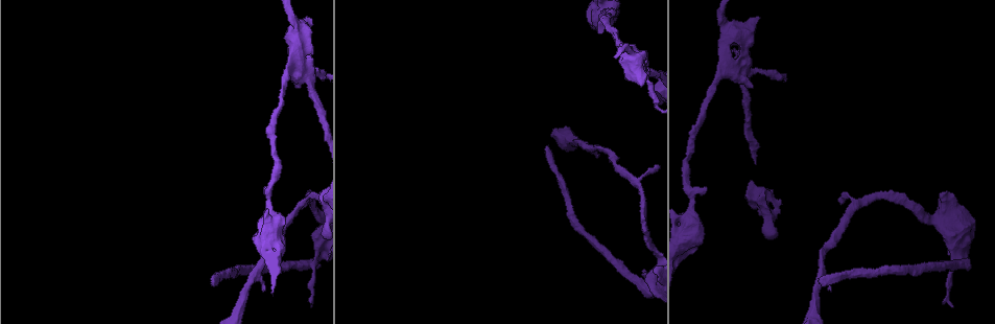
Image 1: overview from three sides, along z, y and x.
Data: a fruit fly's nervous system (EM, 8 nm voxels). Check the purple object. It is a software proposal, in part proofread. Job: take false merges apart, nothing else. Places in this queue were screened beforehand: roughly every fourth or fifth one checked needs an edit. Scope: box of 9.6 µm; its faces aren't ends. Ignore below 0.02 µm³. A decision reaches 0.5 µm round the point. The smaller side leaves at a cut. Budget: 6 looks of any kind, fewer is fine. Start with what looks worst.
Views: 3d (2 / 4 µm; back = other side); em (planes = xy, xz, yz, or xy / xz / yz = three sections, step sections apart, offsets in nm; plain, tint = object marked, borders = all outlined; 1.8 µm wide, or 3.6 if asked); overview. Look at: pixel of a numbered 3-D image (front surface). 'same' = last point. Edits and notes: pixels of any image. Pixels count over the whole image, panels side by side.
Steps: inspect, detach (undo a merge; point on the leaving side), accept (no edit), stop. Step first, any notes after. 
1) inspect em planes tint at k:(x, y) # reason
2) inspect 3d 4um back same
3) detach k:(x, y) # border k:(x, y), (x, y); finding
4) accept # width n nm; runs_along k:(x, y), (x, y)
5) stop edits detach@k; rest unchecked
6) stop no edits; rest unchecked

inspect em planes tint at 1:(302, 72) # closes a loop

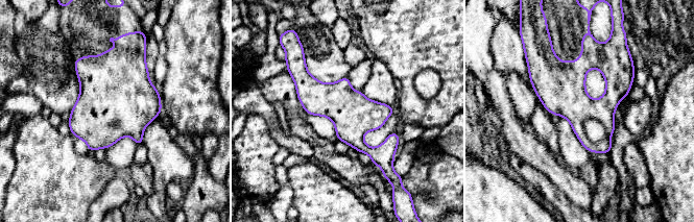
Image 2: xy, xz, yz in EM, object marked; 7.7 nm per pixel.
accept # continuous, no second neuron

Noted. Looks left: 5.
inspect 3d 2um at 1:(316, 257) # narrows sharply

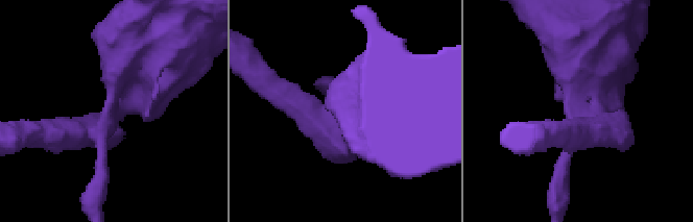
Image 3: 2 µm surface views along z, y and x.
inspect em planes tint at 3:(115, 117)

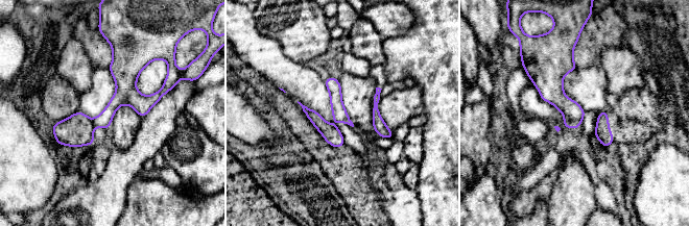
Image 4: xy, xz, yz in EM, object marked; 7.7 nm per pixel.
detach 4:(76, 130) # width 110 nm; border 4:(91, 120), (95, 126); a second neuron is stuck on

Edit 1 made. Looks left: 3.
inspect em 3.6um planes borders at 1:(688, 235) # thick turns thin

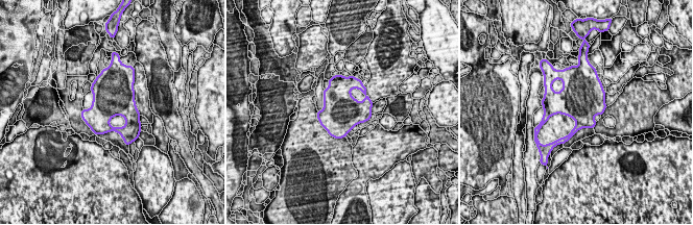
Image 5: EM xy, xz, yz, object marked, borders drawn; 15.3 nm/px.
accept # one neuron here

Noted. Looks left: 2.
stop edits detach@4; rest unchecked

